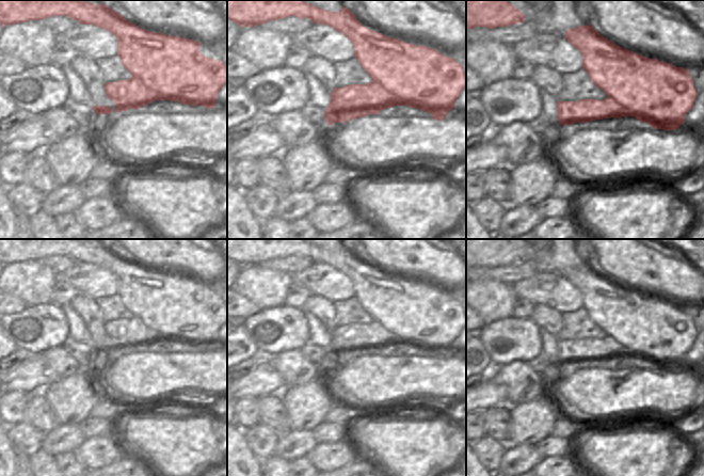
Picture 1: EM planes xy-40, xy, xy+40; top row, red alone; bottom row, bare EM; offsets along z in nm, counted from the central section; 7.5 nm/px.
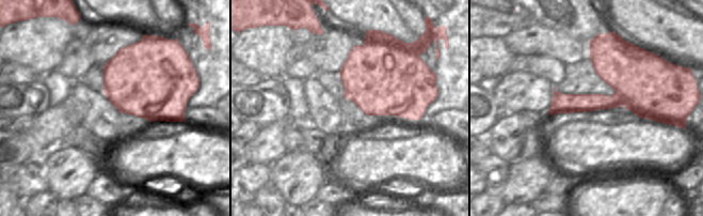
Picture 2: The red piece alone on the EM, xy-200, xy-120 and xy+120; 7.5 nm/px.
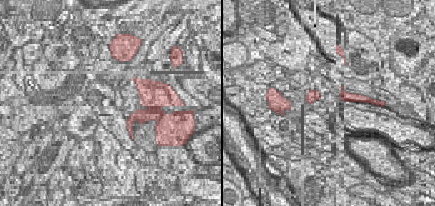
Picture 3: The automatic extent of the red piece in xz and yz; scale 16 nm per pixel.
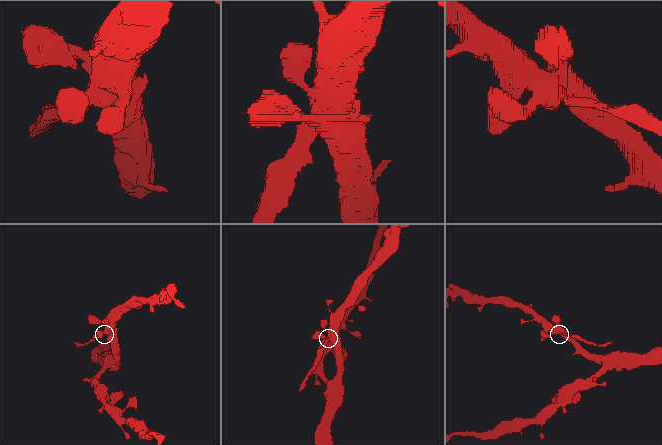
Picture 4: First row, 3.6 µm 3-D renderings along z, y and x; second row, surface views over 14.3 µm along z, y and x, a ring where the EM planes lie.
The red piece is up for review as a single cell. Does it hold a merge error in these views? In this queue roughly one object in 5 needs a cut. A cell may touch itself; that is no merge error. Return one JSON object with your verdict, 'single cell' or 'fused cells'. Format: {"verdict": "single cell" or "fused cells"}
{"verdict": "fused cells"}

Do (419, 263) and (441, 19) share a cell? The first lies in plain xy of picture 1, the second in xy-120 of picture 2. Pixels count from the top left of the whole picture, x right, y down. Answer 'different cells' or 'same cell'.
different cells

